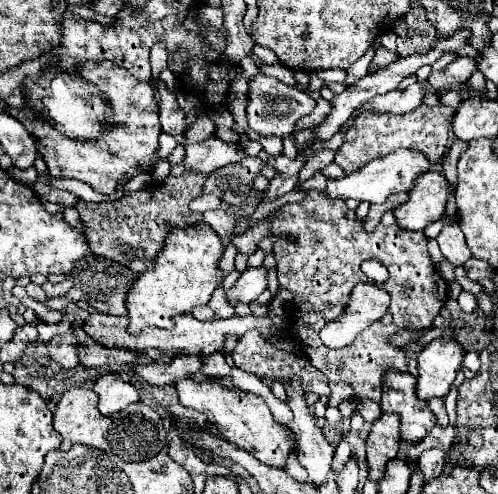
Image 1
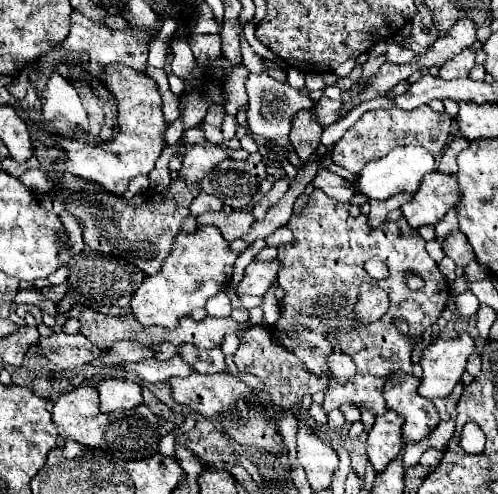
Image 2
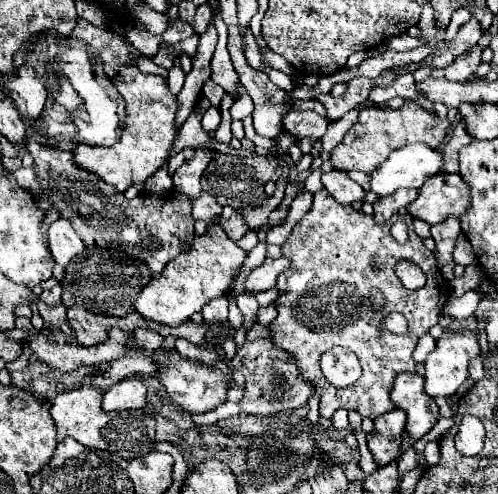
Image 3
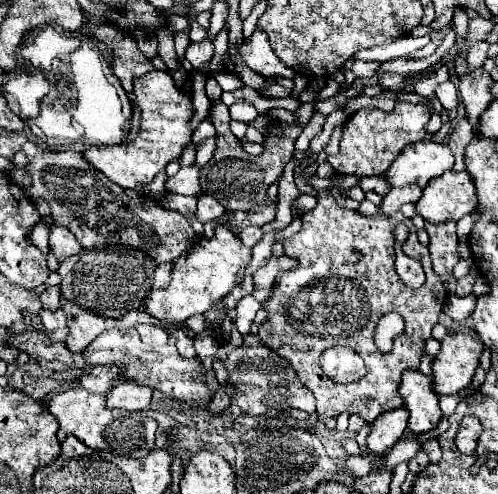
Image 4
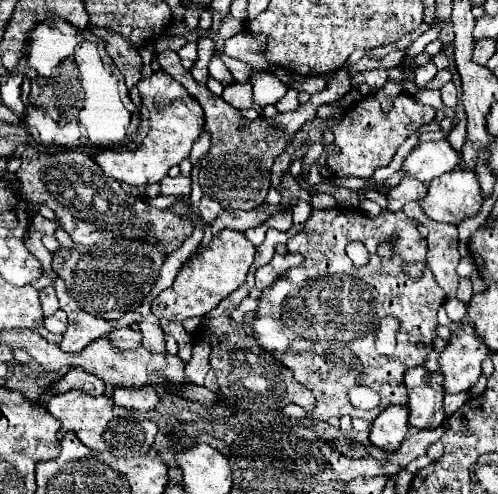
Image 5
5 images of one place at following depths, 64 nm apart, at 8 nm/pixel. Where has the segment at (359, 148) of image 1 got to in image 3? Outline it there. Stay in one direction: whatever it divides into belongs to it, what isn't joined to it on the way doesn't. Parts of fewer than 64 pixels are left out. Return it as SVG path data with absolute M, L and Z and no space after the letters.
M406 102L402 108L362 108L356 124L346 132L344 140L332 150L330 162L336 170L340 172L350 172L350 170L360 170L364 174L376 172L376 168L396 150L402 148L404 144L410 142L426 142L428 146L440 148L440 144L446 138L448 130L448 120L440 120L438 116L426 112L422 106L416 102Z

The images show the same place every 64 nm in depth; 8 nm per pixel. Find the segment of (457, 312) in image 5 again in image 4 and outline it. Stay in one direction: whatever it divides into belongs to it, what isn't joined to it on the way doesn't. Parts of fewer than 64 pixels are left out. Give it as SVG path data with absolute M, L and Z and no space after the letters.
M450 296L448 304L444 306L444 312L452 318L452 320L464 320L472 314L472 308L476 304L476 296L466 296L466 298L458 298L458 296Z

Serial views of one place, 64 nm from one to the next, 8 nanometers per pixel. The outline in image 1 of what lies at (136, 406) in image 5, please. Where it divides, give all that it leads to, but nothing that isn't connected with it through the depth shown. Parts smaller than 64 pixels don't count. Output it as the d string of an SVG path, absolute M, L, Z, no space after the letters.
M104 374L96 380L94 392L100 396L100 412L114 414L124 410L126 406L138 402L138 390L130 382L122 382L116 374Z

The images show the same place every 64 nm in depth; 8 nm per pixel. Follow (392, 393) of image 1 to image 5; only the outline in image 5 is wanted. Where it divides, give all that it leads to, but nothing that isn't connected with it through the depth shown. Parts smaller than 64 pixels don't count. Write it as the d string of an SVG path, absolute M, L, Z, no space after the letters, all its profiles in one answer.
M424 366L410 368L404 376L408 388L408 408L410 408L410 426L414 428L438 428L444 418L444 378L440 372L428 372Z

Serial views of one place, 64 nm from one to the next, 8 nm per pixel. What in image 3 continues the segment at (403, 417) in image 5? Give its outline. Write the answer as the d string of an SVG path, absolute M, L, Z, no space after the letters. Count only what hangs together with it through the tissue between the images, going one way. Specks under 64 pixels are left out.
M392 410L374 420L374 434L368 436L368 450L378 466L396 460L396 448L400 448L406 426L406 412Z

